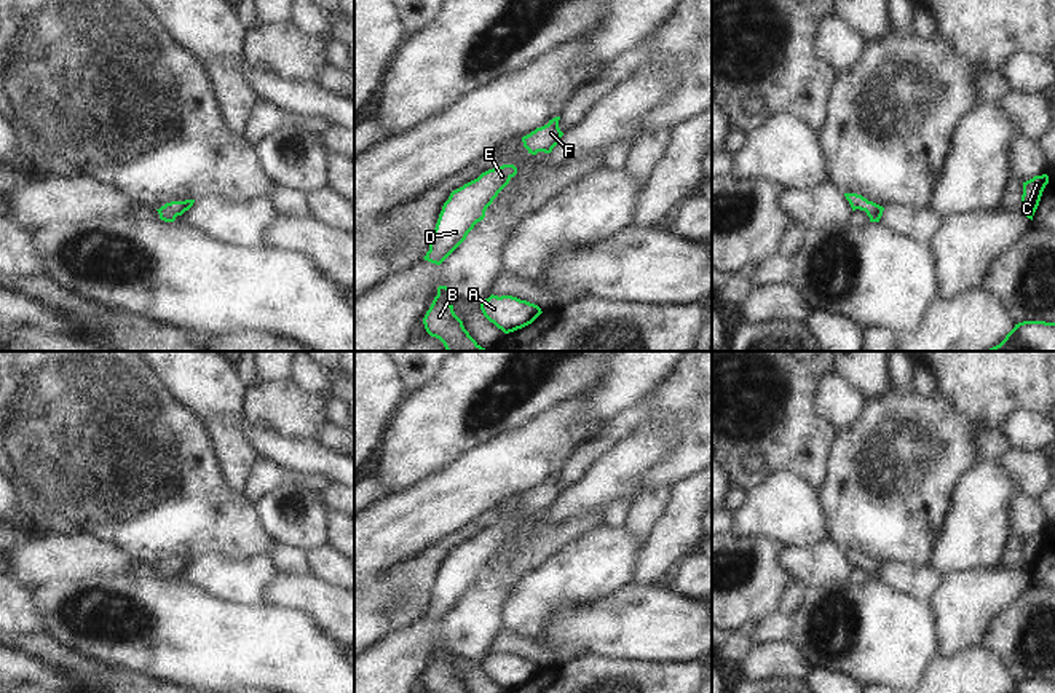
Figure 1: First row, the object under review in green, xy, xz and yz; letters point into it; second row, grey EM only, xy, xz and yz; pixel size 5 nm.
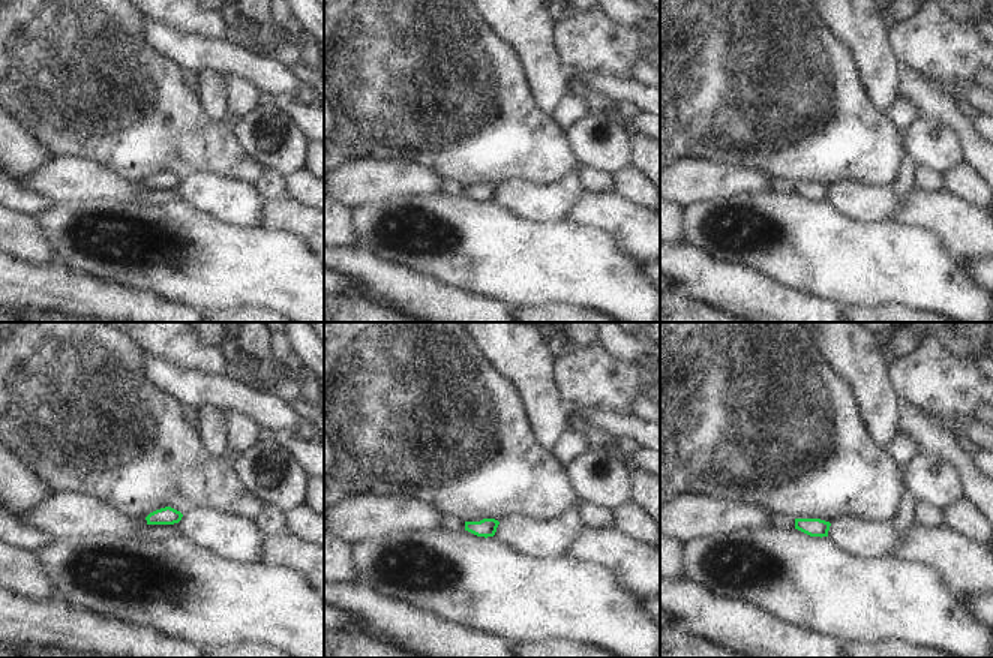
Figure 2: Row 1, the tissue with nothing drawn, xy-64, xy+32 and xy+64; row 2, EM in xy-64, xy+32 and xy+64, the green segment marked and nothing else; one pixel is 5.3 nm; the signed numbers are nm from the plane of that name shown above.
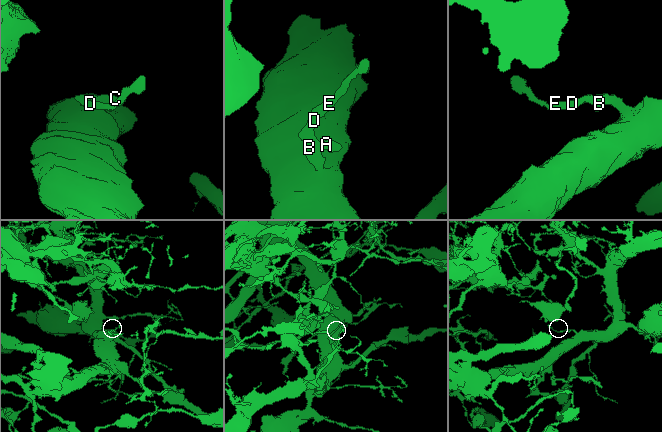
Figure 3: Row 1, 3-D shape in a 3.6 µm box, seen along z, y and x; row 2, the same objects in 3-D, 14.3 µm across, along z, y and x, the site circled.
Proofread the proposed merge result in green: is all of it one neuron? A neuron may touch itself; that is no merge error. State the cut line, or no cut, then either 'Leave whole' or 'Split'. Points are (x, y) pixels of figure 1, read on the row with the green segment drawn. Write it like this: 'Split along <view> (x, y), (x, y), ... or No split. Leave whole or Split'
No split. Leave whole

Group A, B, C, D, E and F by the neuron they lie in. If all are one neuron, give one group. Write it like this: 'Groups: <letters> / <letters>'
Groups: A B C D E F

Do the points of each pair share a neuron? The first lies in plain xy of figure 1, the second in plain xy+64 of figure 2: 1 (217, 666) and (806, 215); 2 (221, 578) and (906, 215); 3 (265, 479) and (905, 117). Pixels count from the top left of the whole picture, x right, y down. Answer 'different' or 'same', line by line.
1: same
2: different
3: same

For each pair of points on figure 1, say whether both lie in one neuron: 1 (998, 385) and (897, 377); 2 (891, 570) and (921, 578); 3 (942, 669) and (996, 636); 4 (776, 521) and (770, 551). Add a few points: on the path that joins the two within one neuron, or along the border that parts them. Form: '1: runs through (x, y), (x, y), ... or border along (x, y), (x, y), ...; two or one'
1: border along (891, 384), (915, 393); two
2: runs through (899, 575), (913, 578); one
3: border along (983, 642), (999, 655), (1009, 671); two
4: border along (736, 534), (773, 538), (786, 546); two

